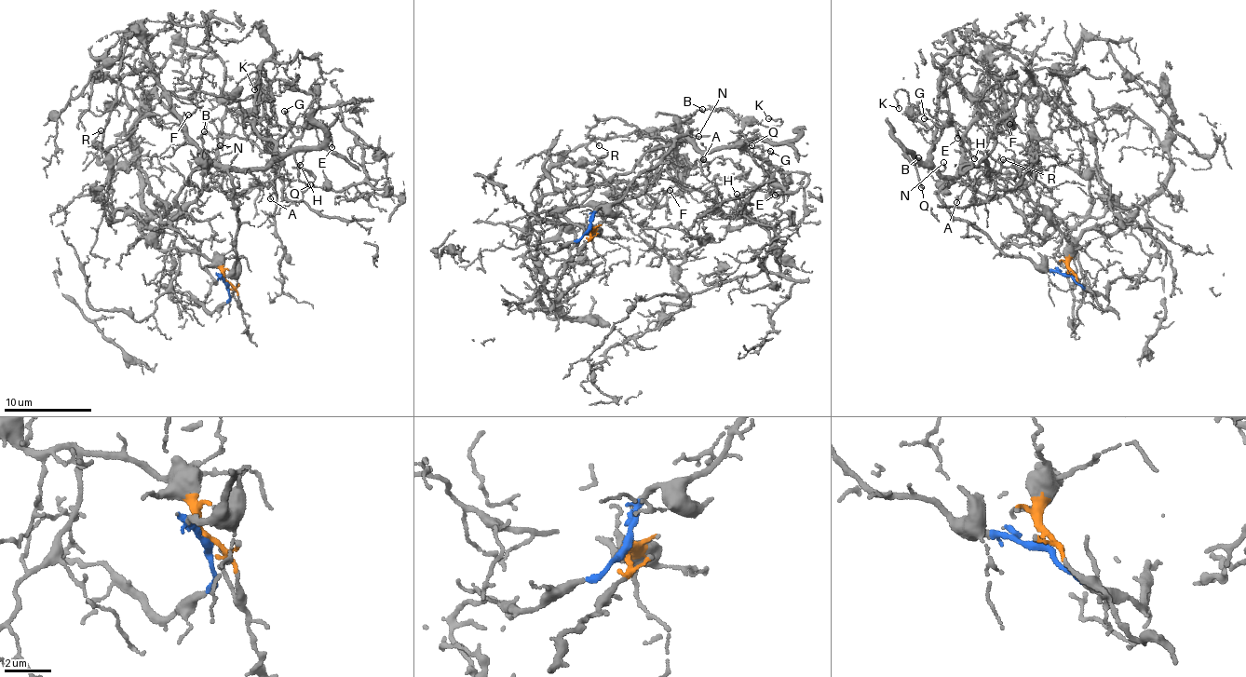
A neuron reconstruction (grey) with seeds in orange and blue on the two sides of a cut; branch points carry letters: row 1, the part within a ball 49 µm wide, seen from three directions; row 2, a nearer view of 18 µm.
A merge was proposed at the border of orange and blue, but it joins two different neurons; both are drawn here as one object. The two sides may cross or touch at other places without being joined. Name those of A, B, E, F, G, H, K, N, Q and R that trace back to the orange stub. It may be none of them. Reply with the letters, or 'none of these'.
none of these

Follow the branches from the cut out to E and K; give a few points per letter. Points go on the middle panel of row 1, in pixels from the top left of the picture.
E: (587, 228), (600, 207), (622, 196), (689, 130), (703, 152), (745, 148), (785, 192), (775, 196)
K: (587, 228), (689, 130), (703, 152), (742, 147), (736, 141), (749, 125), (778, 126), (767, 118)

